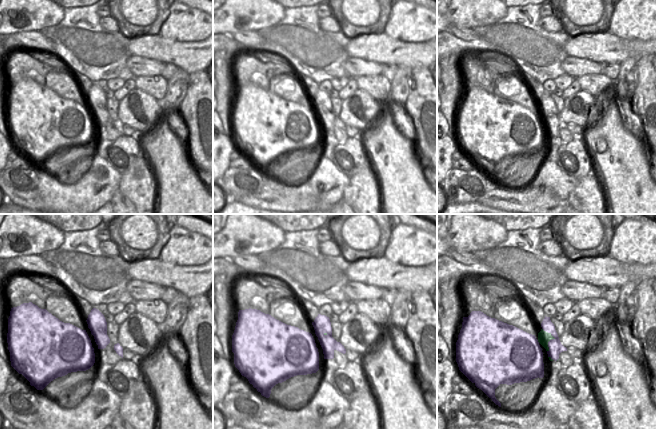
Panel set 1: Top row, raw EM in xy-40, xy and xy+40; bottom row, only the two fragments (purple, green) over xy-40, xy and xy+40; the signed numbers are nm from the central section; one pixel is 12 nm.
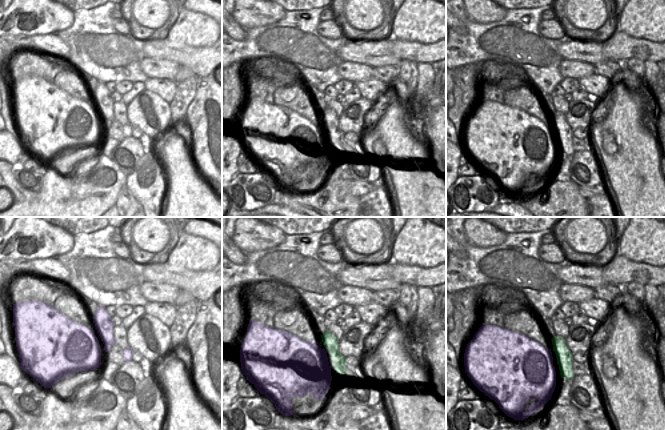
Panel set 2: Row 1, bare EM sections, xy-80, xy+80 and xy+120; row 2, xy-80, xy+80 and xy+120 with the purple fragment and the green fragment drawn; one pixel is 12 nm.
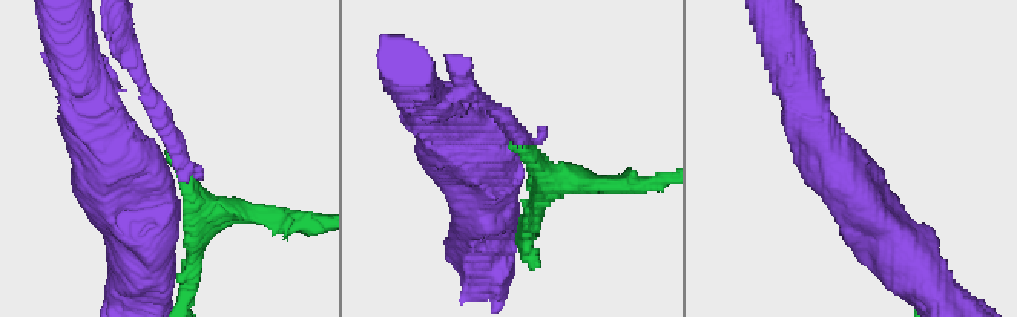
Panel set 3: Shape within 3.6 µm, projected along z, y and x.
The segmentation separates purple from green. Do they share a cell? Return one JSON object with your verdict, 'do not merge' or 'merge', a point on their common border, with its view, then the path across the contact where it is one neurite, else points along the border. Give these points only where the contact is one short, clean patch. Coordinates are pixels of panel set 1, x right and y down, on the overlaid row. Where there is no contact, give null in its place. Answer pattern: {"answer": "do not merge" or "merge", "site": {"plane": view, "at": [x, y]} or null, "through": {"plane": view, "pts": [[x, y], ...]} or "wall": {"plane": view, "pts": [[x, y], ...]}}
{"answer": "merge", "site": {"plane": "xy+40", "at": [552, 339]}}

